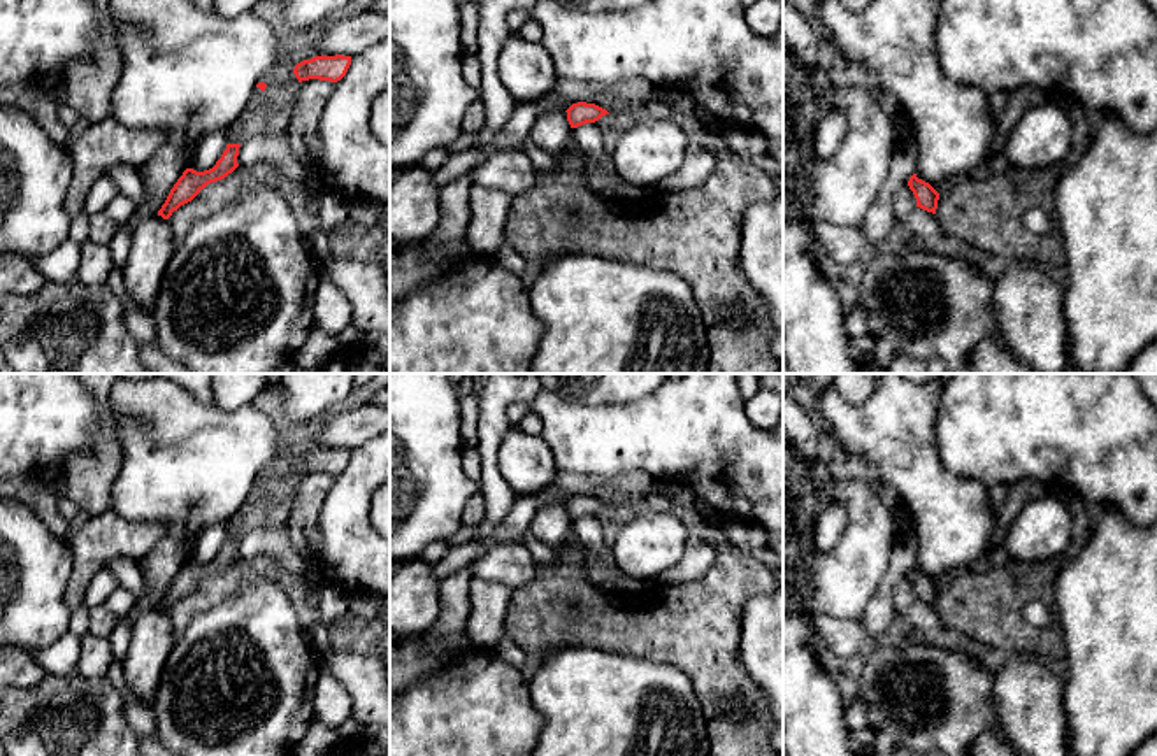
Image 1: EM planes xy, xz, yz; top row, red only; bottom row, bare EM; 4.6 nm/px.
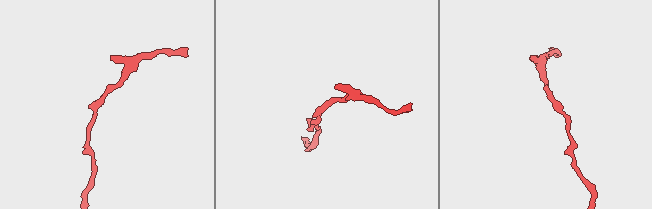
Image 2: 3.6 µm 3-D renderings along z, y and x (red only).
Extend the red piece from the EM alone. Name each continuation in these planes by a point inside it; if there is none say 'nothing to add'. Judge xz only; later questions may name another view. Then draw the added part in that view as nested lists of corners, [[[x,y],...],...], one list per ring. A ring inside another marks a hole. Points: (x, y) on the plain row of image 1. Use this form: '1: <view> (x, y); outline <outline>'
nothing to add

